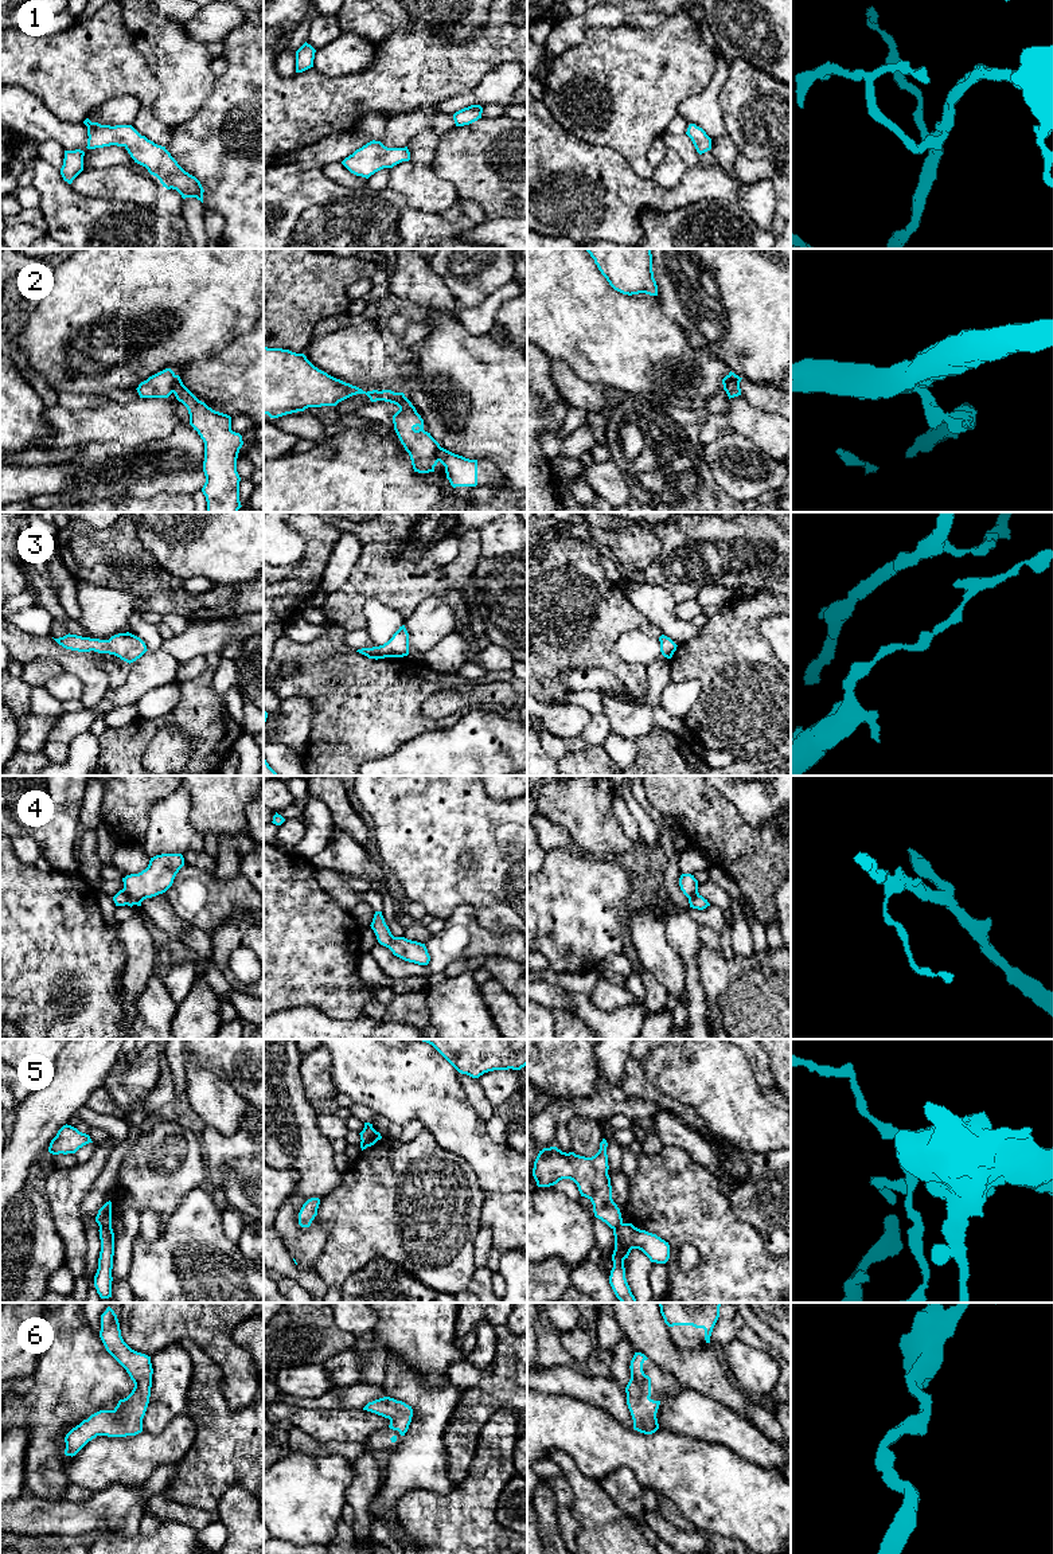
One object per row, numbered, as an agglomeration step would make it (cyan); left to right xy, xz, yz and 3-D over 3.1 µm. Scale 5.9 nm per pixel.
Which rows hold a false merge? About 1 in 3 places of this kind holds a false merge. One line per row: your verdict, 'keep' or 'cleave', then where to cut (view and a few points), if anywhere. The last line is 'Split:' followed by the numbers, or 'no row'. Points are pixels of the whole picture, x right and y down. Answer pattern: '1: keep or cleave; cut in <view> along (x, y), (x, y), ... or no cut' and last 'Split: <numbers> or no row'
1: keep; no cut
2: cleave; cut in xy along (176, 375), (171, 391)
3: keep; no cut
4: keep; no cut
5: cleave; cut in xy along (100, 1225), (110, 1226)
6: keep; no cut
Split: 2, 5

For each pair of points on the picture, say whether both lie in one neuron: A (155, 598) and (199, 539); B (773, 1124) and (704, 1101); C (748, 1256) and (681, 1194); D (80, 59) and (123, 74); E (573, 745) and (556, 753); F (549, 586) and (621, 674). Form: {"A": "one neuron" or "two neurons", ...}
{"A": "two neurons", "B": "one neuron", "C": "one neuron", "D": "one neuron", "E": "one neuron", "F": "one neuron"}

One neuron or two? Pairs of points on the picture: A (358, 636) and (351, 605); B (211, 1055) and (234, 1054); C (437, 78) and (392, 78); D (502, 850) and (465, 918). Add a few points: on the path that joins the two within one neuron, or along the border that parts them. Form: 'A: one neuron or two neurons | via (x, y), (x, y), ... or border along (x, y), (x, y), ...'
A: two neurons | border along (365, 628), (347, 632)
B: one neuron | via (217, 1054), (229, 1054)
C: one neuron | via (426, 78), (402, 78)
D: two neurons | border along (444, 920), (468, 905), (491, 930)

